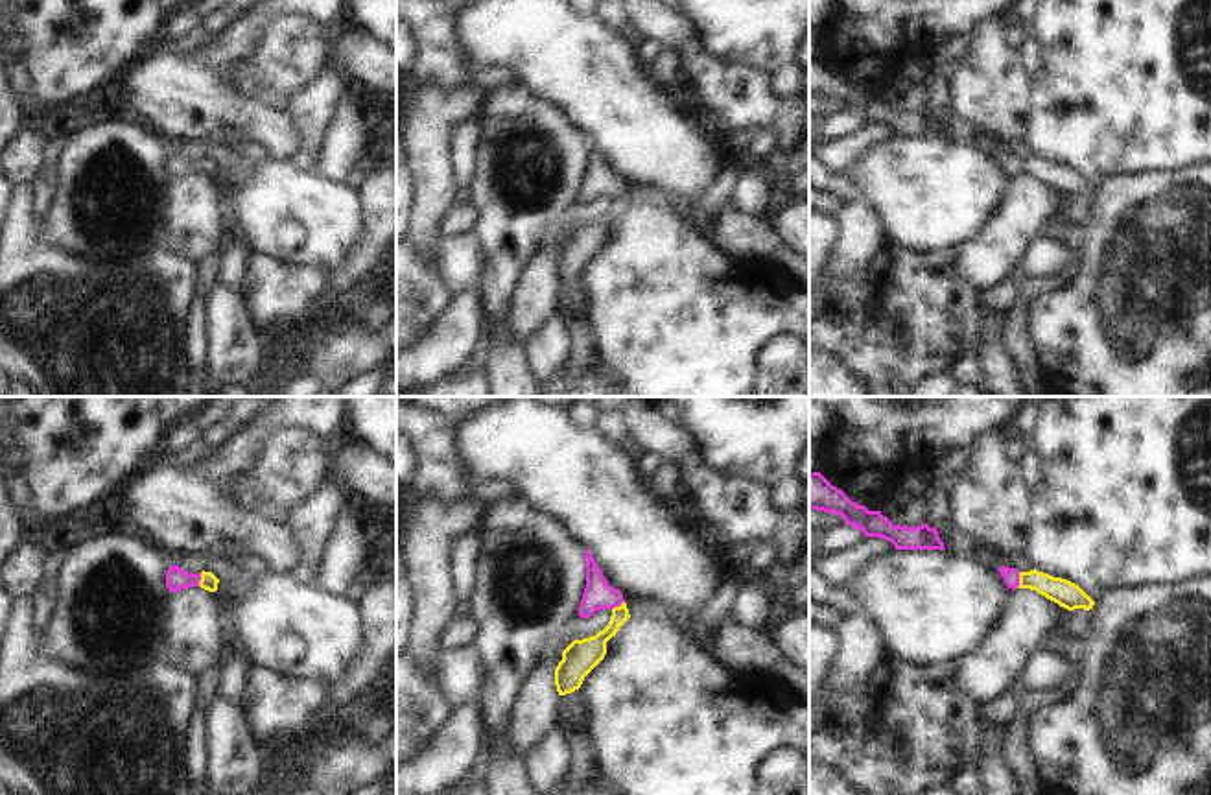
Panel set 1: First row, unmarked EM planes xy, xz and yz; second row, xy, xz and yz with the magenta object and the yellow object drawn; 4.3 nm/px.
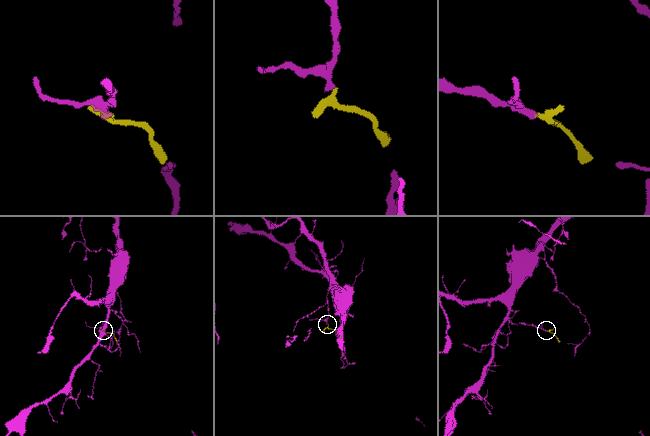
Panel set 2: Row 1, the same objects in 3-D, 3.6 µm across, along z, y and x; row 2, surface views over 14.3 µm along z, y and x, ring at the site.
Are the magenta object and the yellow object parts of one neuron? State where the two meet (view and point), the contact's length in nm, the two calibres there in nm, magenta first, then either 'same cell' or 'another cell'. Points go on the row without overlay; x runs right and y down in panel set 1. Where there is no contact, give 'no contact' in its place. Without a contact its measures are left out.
contact yz (1018, 166); length 70 nm; calibres 70 and 120 nm; same cell

